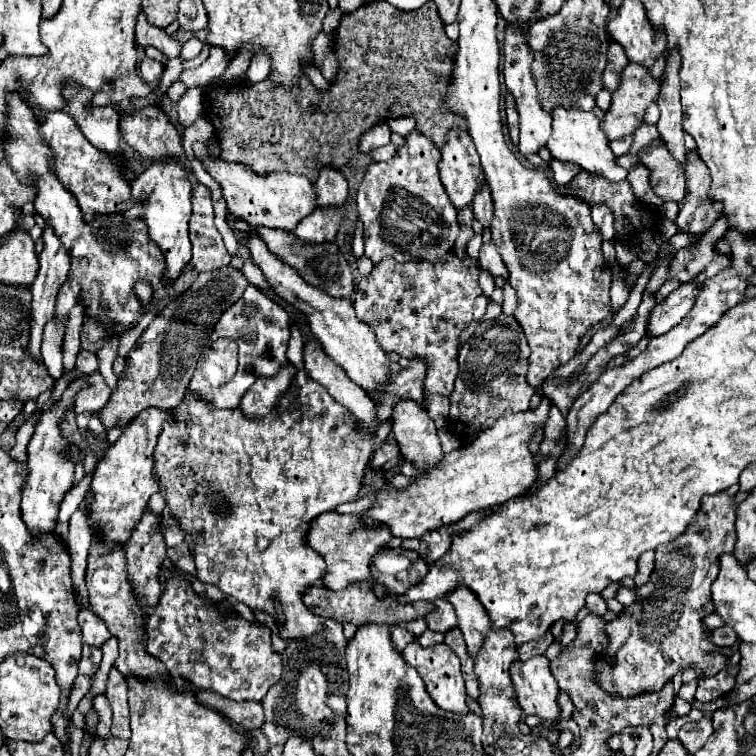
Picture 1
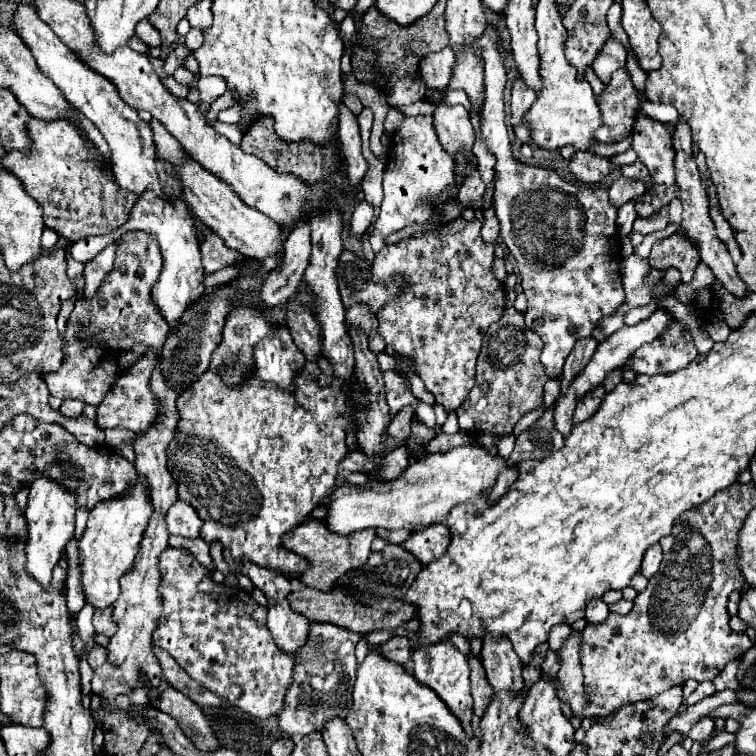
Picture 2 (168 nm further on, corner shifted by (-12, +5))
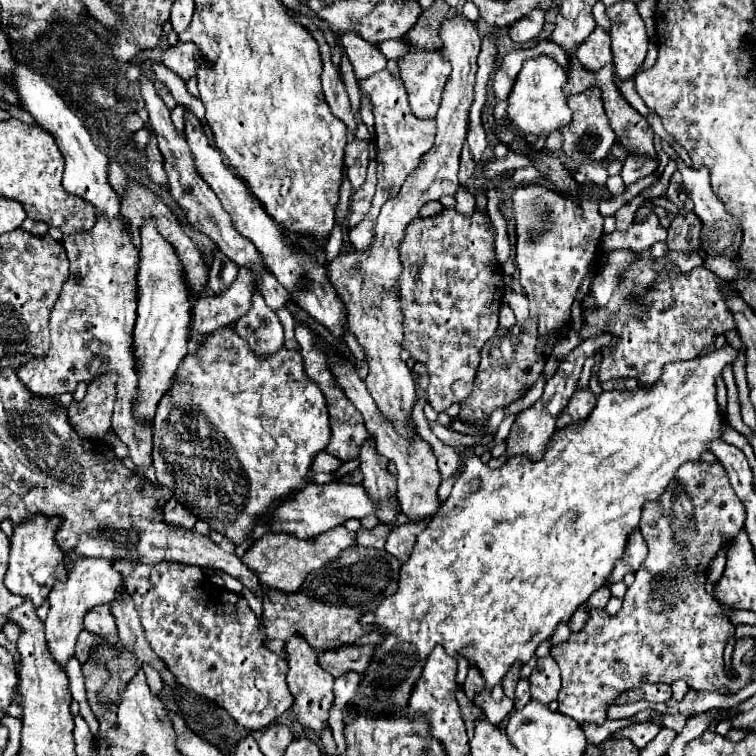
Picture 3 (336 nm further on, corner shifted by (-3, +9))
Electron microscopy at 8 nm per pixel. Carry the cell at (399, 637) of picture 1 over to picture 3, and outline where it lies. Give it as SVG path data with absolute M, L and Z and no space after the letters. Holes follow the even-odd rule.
M343 645L337 649L329 649L319 655L319 663L335 677L345 671L357 671L359 675L371 665L377 645Z

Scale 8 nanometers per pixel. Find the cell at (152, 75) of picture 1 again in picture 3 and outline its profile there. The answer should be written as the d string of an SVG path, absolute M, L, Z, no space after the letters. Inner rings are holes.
M177 43L163 51L163 63L171 71L175 71L179 77L189 79L195 75L195 61L199 59L199 51L193 43Z

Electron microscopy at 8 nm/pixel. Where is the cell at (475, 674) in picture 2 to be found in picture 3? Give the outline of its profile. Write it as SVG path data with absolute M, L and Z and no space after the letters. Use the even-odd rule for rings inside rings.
M463 687L457 689L457 703L459 703L459 707L461 707L461 715L463 715L463 719L465 719L467 733L471 735L473 729L475 729L475 721L477 721L477 717L483 715L483 709L481 709L481 707L475 707L475 703L473 703L471 699L467 699Z

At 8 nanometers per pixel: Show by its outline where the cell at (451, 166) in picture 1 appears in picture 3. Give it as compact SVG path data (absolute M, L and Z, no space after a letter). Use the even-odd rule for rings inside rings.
M411 47L409 55L399 59L399 69L413 115L419 119L435 119L451 65L443 61L439 51L427 53Z

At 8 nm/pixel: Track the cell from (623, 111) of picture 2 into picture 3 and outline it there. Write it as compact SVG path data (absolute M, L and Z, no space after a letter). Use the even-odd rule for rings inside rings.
M593 87L589 91L579 93L579 95L571 95L569 97L569 103L571 103L571 111L573 111L573 121L571 121L571 127L565 127L561 131L563 137L565 137L565 141L563 141L565 155L573 163L577 163L577 165L595 163L595 161L605 159L609 155L613 143L615 143L615 133L611 131L609 119L607 119L605 109L603 109L601 89L599 87Z

